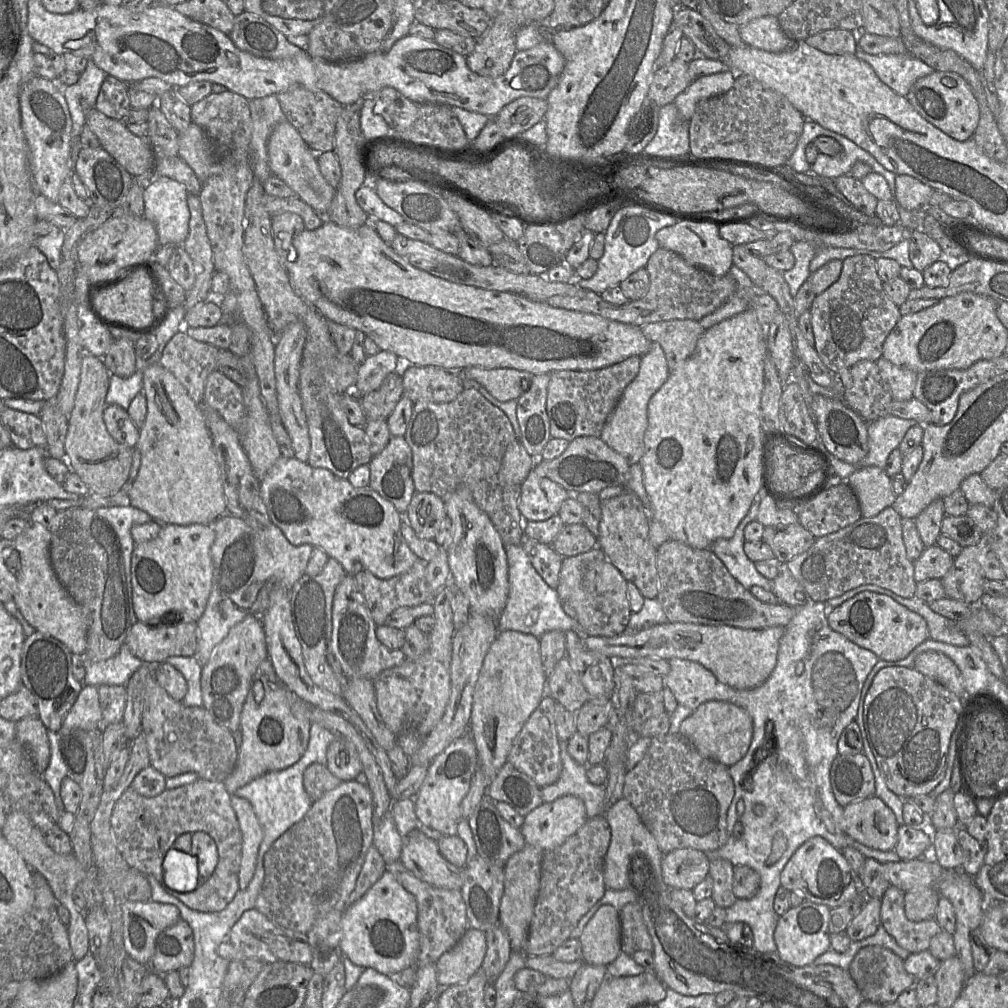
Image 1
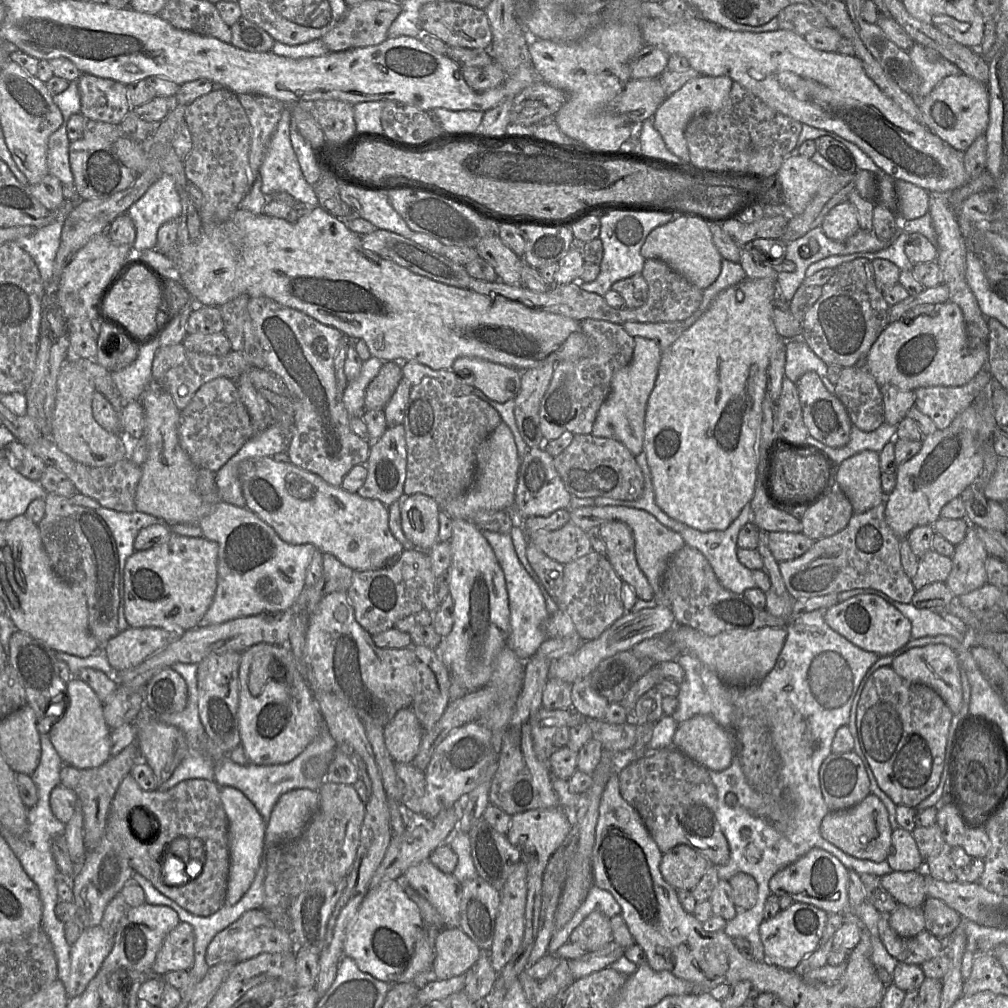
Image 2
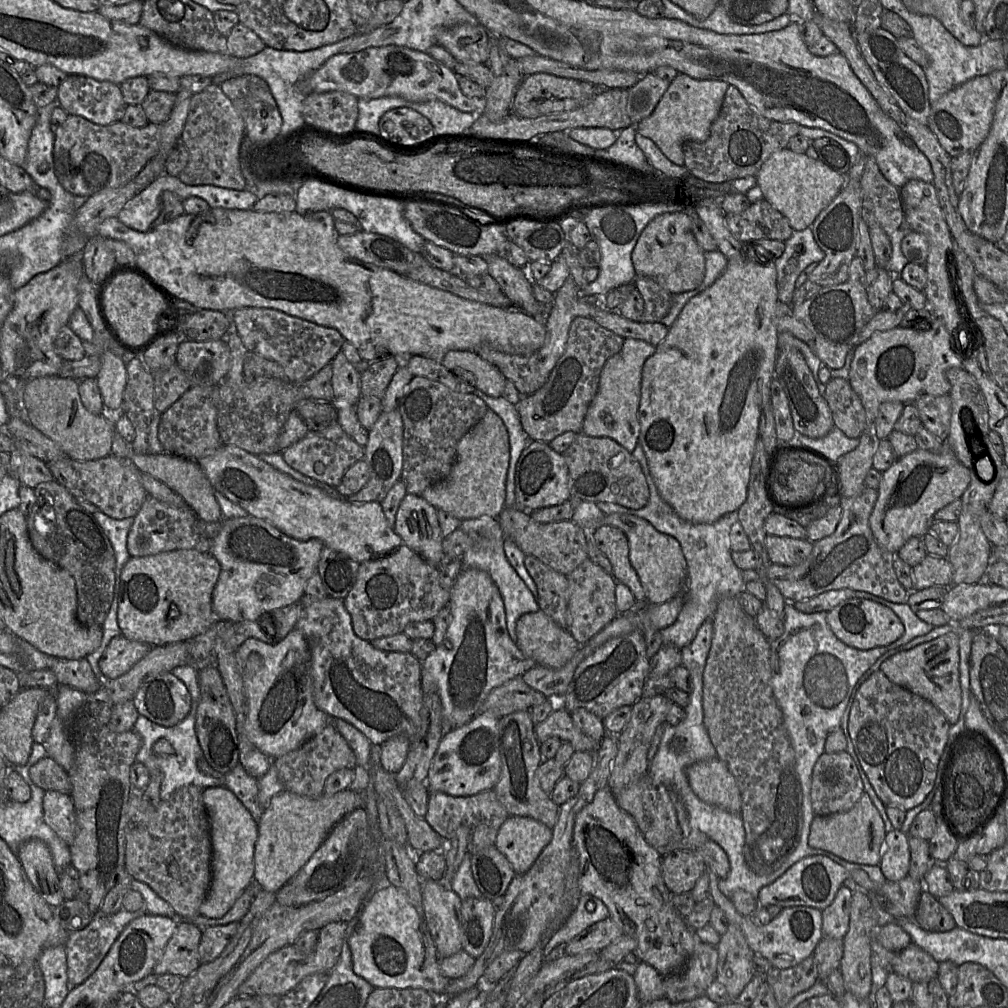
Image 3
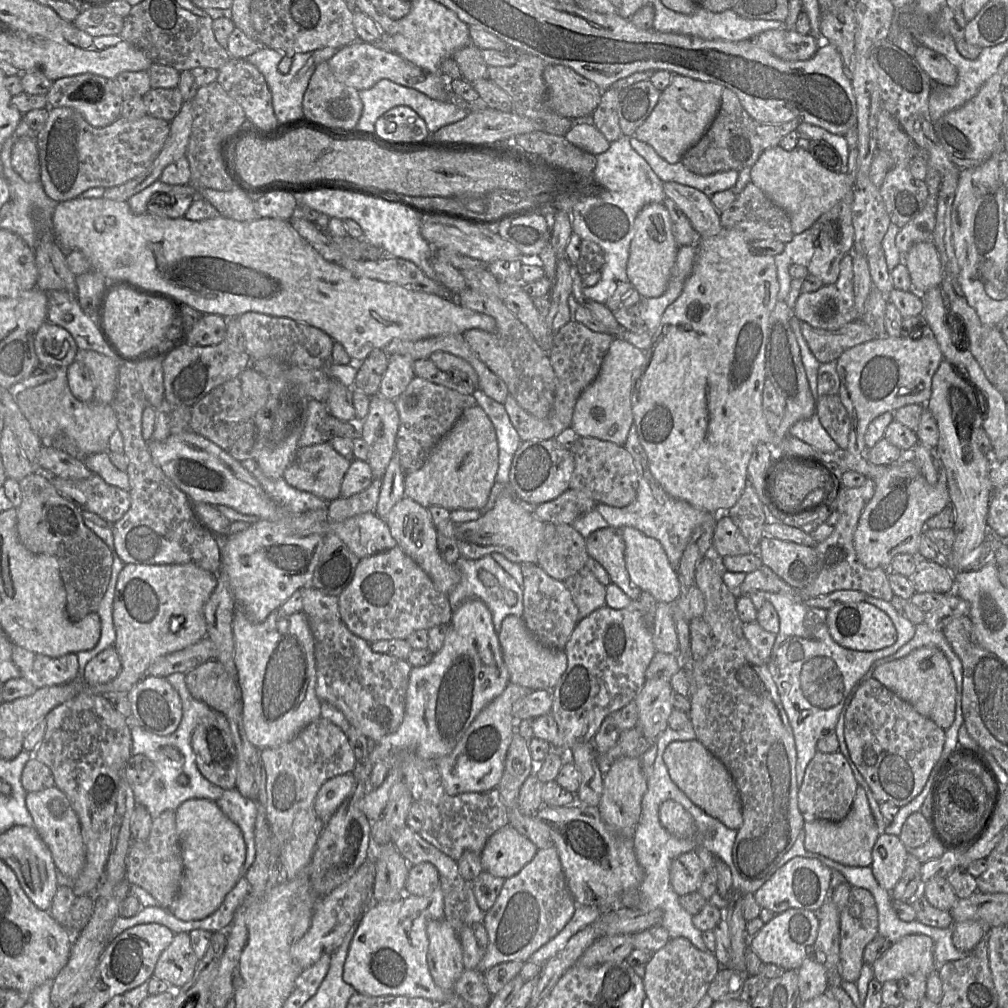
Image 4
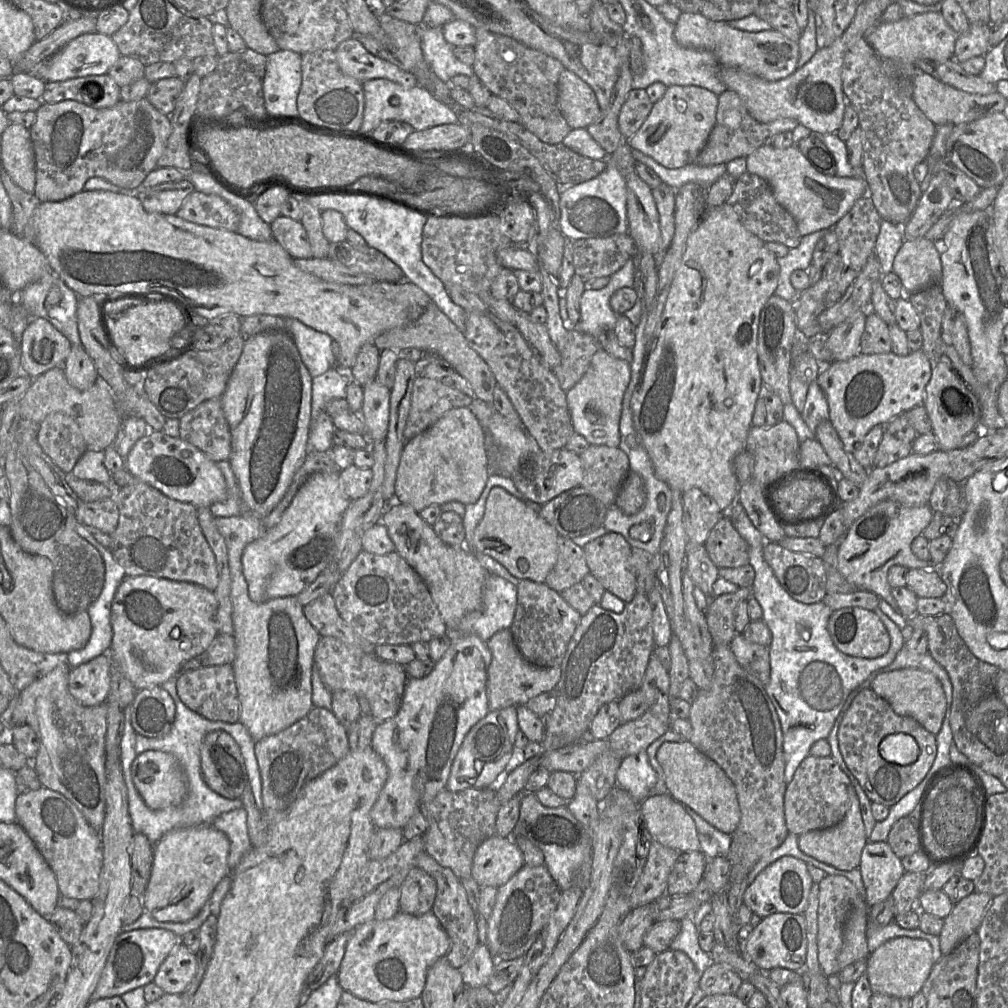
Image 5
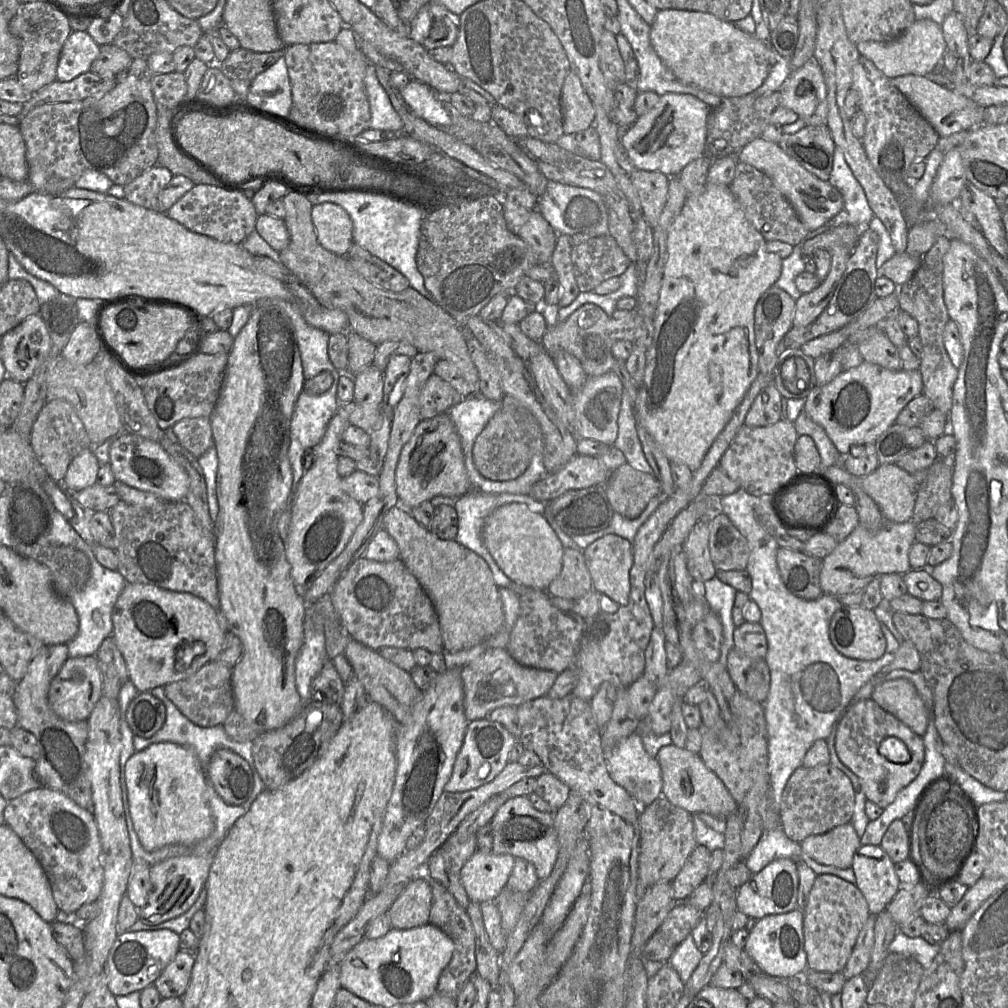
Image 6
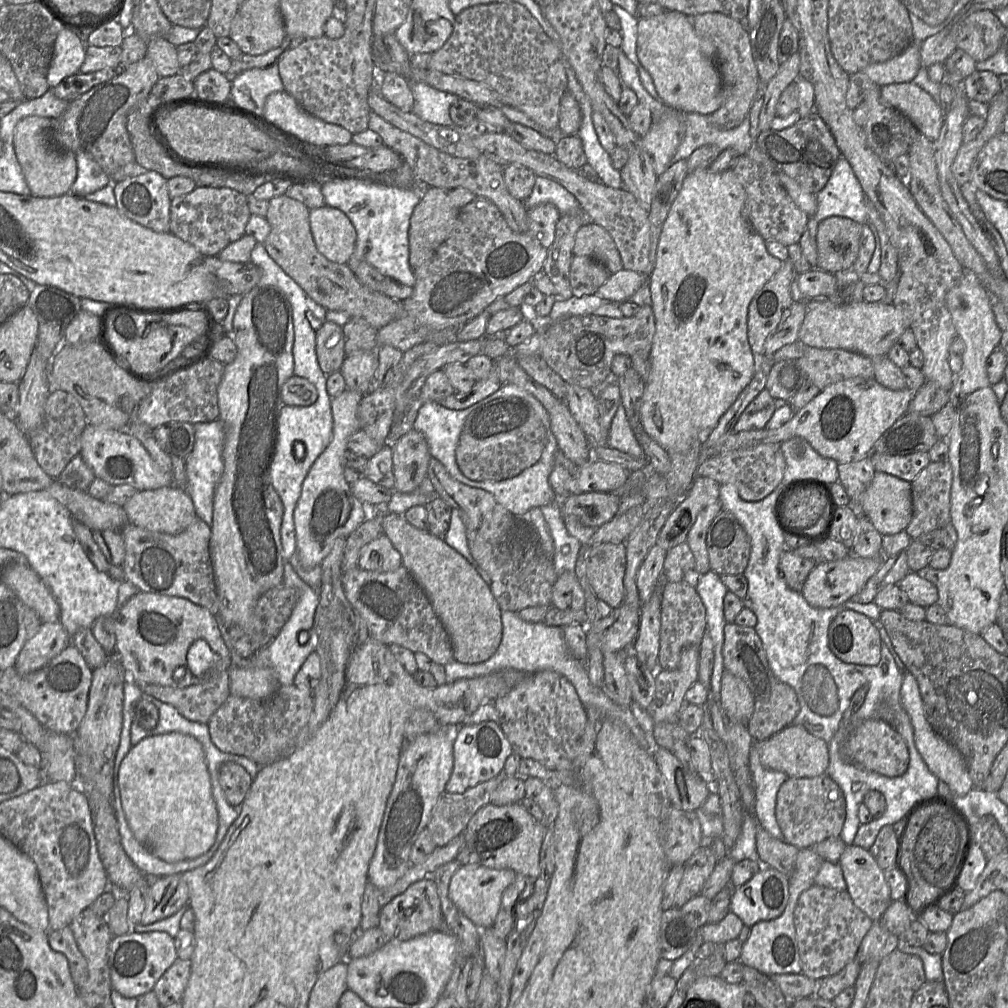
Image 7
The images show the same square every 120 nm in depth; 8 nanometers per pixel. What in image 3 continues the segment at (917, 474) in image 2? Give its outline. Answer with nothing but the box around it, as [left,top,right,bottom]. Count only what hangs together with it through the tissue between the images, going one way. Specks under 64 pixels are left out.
[869,441,969,554]

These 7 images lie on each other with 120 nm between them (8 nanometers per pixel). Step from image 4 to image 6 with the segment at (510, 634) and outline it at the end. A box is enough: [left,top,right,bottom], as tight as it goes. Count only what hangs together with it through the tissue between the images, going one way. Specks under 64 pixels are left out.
[462,648,558,719]

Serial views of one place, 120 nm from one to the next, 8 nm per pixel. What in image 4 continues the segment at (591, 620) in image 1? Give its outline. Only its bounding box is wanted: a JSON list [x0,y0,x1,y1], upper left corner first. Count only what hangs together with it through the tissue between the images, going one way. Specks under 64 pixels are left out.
[564,566,607,621]

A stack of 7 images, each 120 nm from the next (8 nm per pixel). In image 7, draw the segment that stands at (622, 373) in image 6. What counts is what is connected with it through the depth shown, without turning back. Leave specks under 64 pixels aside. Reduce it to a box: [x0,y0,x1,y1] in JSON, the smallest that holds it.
[608,404,644,457]

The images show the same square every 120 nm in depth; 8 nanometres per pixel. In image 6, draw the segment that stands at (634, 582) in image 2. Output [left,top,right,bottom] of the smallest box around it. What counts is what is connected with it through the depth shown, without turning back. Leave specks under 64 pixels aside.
[583,534,633,606]

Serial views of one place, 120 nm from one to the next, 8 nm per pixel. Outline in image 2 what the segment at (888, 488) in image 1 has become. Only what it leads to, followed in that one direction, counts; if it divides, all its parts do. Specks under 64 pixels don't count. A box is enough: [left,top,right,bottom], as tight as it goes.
[836,451,885,514]

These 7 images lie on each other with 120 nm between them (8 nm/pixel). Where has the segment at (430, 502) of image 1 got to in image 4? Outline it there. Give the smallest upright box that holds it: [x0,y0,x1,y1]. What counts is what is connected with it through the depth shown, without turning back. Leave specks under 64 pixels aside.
[385,497,461,594]

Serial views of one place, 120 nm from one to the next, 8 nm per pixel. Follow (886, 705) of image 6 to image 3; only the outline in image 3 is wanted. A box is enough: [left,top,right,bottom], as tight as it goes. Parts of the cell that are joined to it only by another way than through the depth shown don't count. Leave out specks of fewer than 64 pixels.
[879,633,962,725]

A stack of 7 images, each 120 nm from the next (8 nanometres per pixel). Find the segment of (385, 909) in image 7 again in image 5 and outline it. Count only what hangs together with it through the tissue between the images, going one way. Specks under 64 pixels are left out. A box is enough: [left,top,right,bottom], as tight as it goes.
[399,867,436,916]

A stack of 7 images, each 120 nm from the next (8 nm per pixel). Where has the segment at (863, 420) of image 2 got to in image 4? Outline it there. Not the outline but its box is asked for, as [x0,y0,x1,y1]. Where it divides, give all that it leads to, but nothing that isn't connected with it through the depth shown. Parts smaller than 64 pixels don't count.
[816,395,851,450]

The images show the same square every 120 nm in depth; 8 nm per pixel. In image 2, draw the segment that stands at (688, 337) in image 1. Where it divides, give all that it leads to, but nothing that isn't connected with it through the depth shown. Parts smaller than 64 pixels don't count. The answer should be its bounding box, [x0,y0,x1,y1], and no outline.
[624,321,688,353]

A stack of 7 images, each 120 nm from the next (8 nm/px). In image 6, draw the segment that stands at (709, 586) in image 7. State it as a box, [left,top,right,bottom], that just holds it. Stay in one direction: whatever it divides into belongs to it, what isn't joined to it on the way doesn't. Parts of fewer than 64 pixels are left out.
[704,577,737,666]

